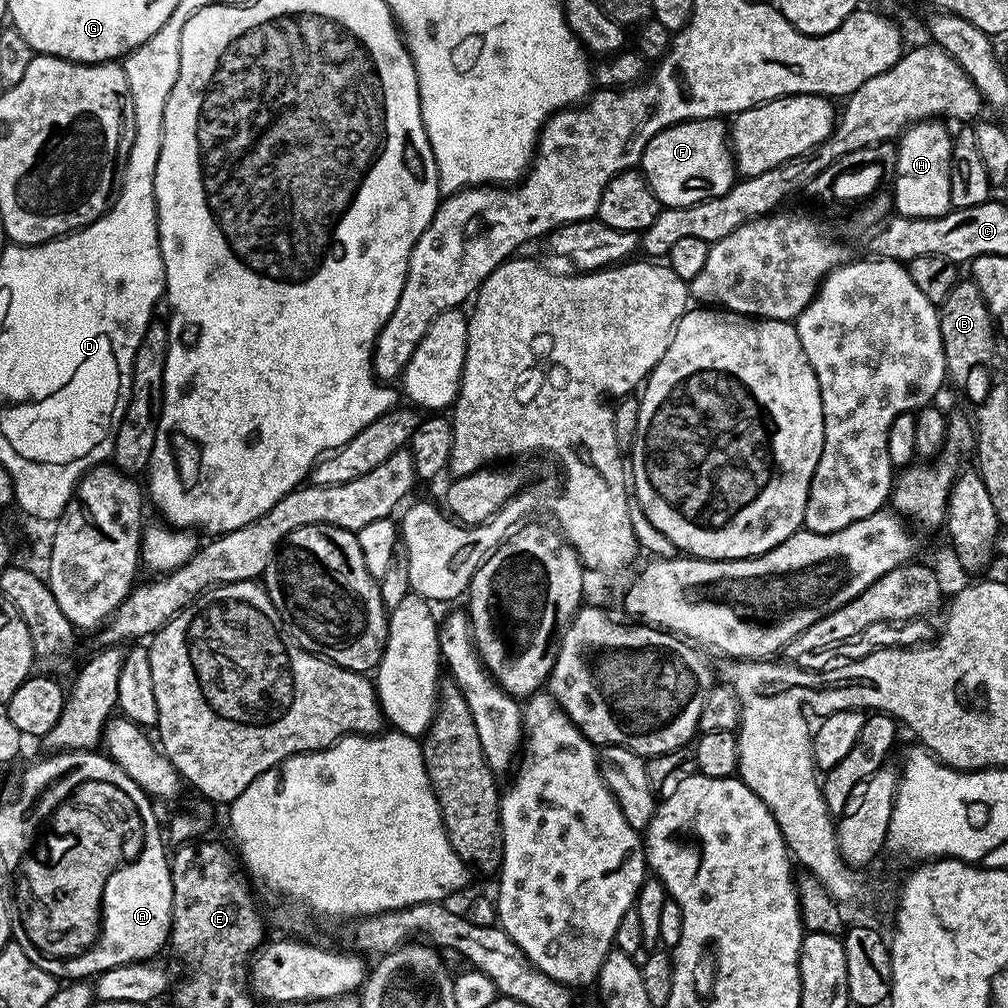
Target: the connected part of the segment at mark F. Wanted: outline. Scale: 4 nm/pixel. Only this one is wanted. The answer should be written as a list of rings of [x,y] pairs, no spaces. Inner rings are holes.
[[[720,118],[687,120],[654,134],[639,167],[656,199],[666,208],[690,206],[726,194],[738,179],[730,147],[730,132]]]

